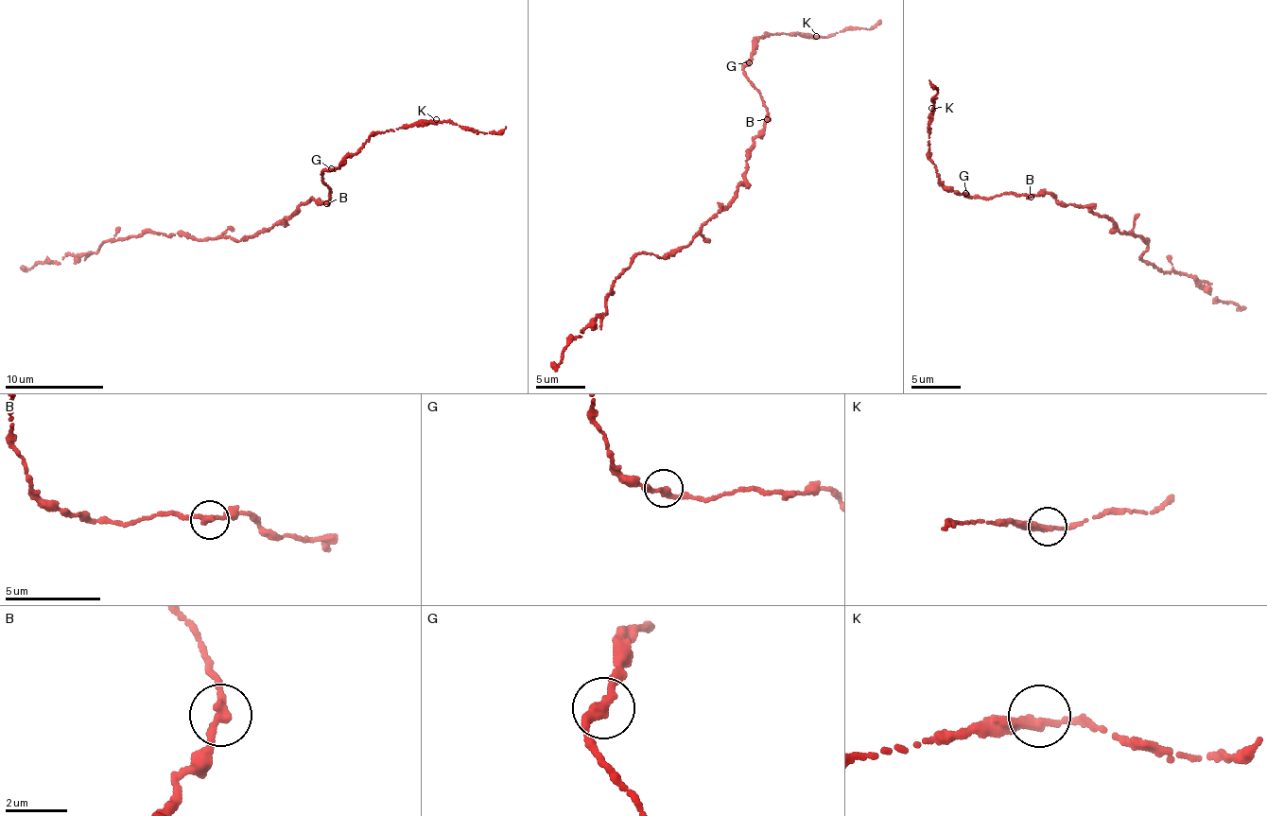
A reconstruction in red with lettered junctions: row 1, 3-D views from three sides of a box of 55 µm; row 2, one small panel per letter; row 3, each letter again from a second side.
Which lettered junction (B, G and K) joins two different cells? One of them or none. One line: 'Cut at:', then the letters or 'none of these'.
Cut at: none of these

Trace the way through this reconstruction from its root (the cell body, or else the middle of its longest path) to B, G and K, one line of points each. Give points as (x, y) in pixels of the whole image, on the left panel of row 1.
B: (289, 217), (312, 198), (327, 203)
G: (289, 217), (312, 198), (326, 202), (331, 189), (324, 183), (322, 172), (331, 168)
K: (289, 217), (312, 198), (326, 202), (331, 189), (322, 172), (339, 165), (375, 133), (436, 119)

